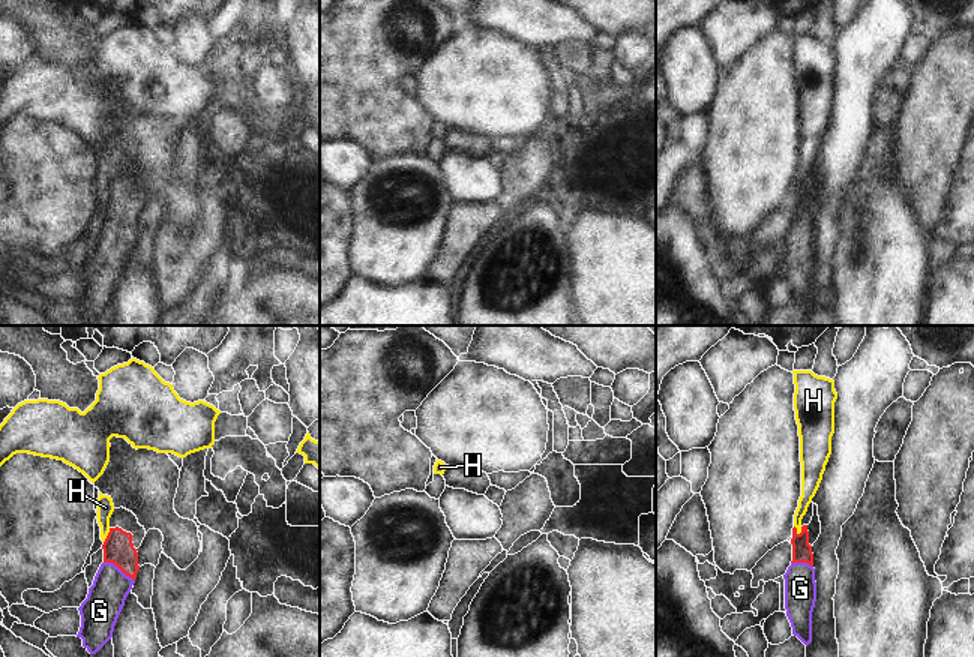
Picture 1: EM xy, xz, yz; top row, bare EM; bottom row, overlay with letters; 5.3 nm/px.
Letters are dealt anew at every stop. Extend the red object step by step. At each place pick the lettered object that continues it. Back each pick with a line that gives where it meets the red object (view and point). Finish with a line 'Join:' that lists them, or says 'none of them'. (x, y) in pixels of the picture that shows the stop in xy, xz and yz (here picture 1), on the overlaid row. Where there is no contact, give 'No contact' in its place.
G: Touches red at xy (119, 567)
Join: G.

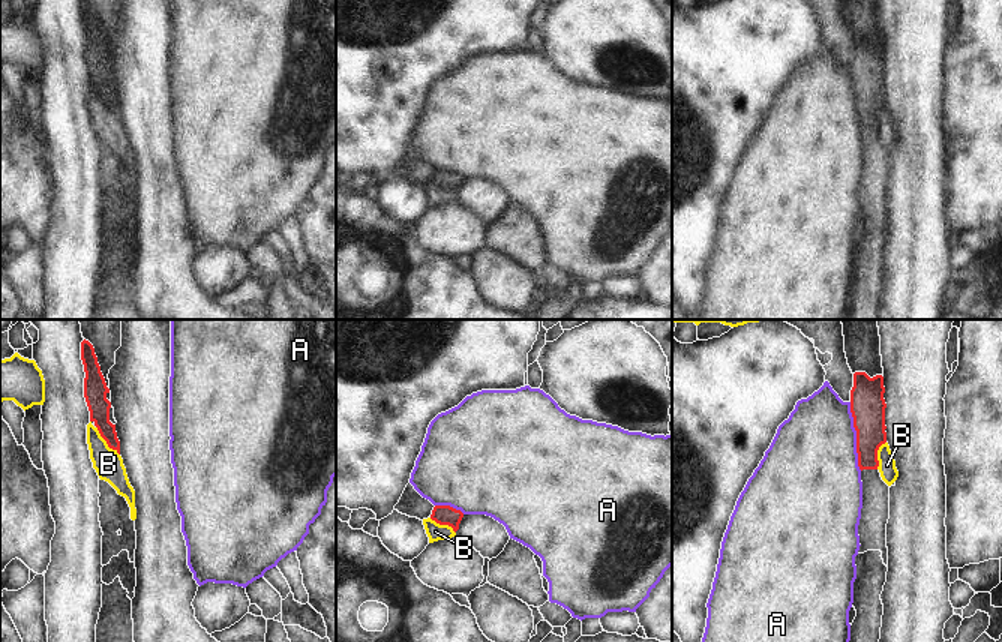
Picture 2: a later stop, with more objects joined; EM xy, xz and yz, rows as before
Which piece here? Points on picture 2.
Join: none of them.

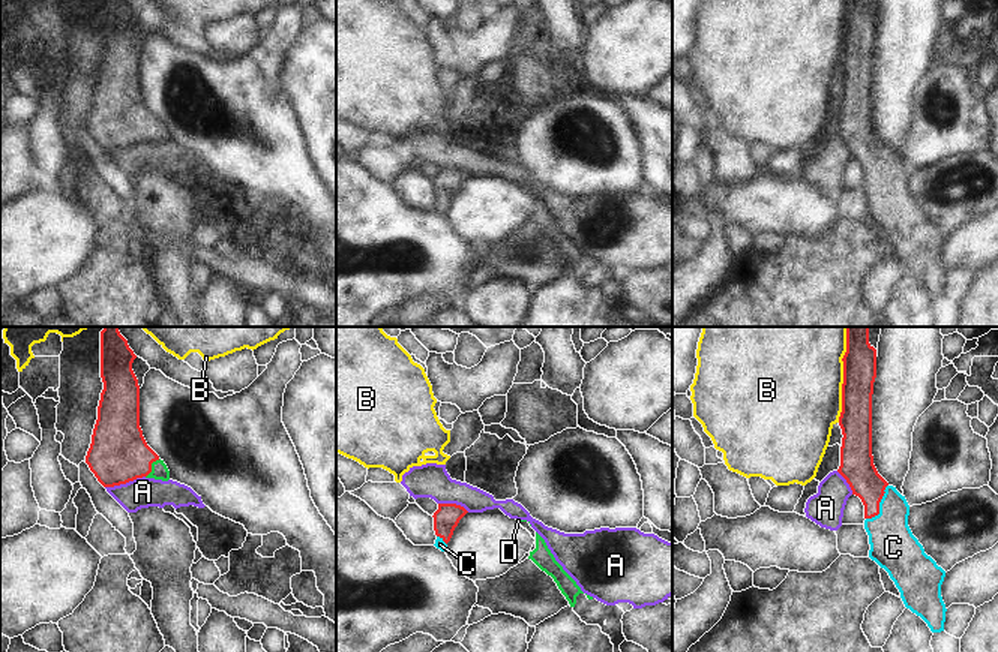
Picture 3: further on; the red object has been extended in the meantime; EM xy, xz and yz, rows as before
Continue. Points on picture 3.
C: Touches red at yz (878, 505)
D: Touches red at xy (150, 466)
Join: C, D.

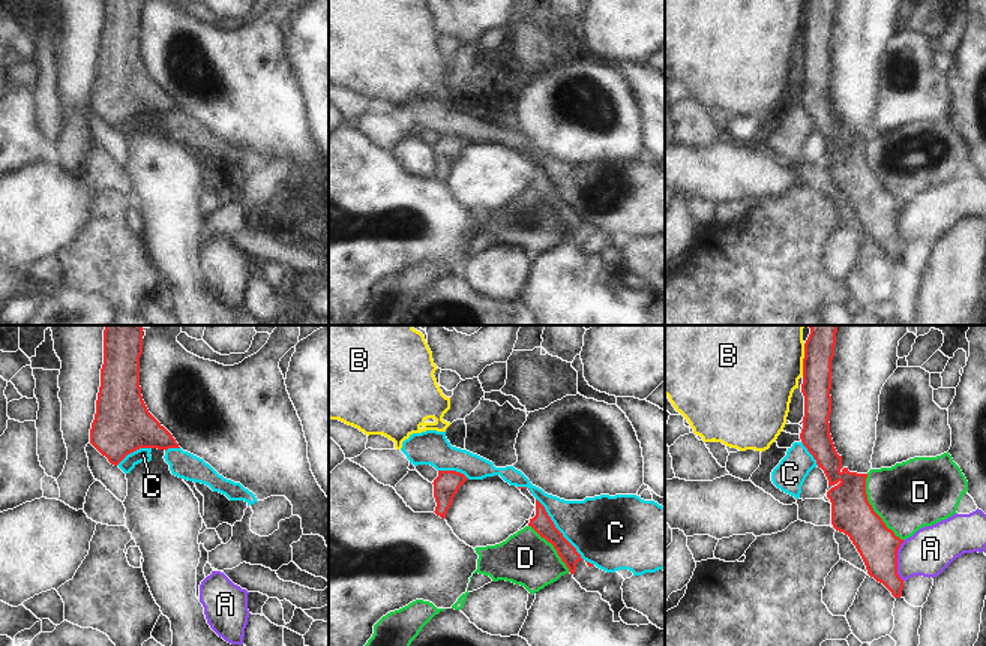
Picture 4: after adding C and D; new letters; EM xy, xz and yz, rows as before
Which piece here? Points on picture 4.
Join: none of them.

